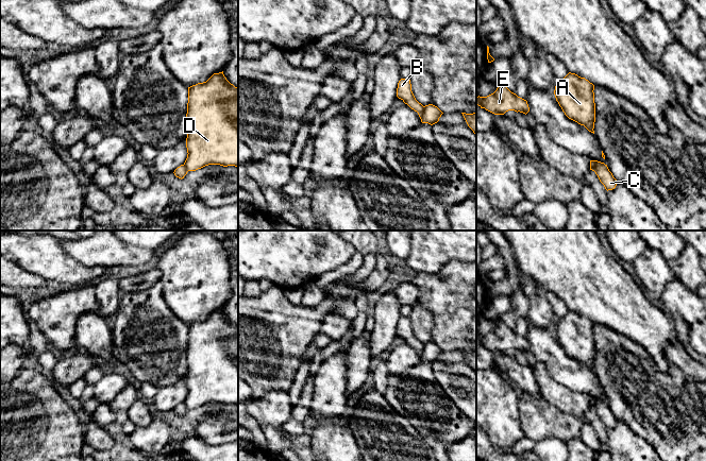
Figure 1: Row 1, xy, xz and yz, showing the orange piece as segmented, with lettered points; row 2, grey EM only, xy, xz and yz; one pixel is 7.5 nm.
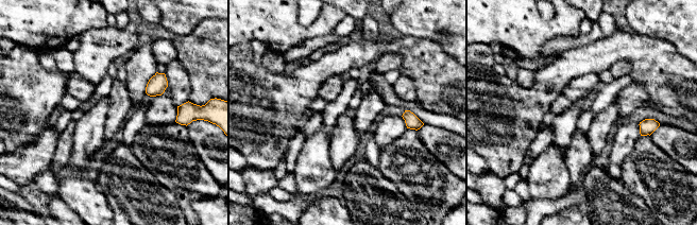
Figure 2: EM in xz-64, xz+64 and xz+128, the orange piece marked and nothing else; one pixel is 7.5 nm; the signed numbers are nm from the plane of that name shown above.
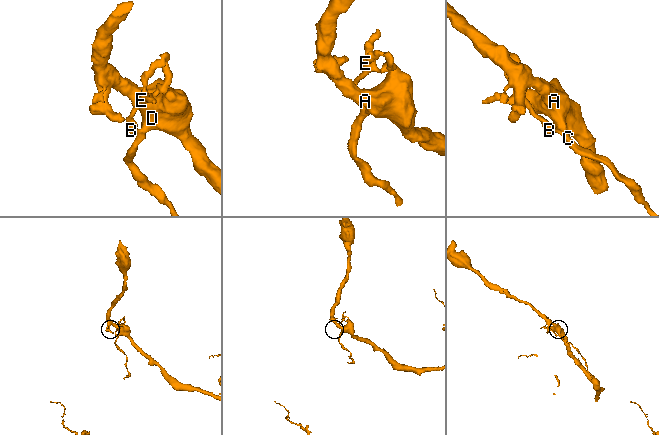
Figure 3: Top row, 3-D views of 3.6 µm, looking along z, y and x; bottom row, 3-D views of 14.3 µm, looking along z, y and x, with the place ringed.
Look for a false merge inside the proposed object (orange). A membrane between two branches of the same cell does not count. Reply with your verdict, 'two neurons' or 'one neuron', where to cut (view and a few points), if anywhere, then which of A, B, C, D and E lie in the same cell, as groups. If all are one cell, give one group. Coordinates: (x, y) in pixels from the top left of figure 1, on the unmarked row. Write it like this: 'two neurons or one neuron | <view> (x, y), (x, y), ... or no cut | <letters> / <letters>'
two neurons | xz (423, 344), (423, 356), (426, 360) | A D / B C E

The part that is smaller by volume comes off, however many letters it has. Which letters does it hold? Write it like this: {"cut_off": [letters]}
{"cut_off": ["B", "C", "E"]}

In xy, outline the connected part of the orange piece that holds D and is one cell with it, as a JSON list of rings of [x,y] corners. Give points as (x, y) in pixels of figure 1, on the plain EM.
[[[222,310],[214,311],[206,320],[188,325],[187,341],[187,409],[208,403],[238,405],[238,326]]]

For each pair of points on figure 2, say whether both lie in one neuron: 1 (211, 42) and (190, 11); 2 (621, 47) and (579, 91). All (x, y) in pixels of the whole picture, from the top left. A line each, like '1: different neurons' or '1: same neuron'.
1: different neurons
2: different neurons

